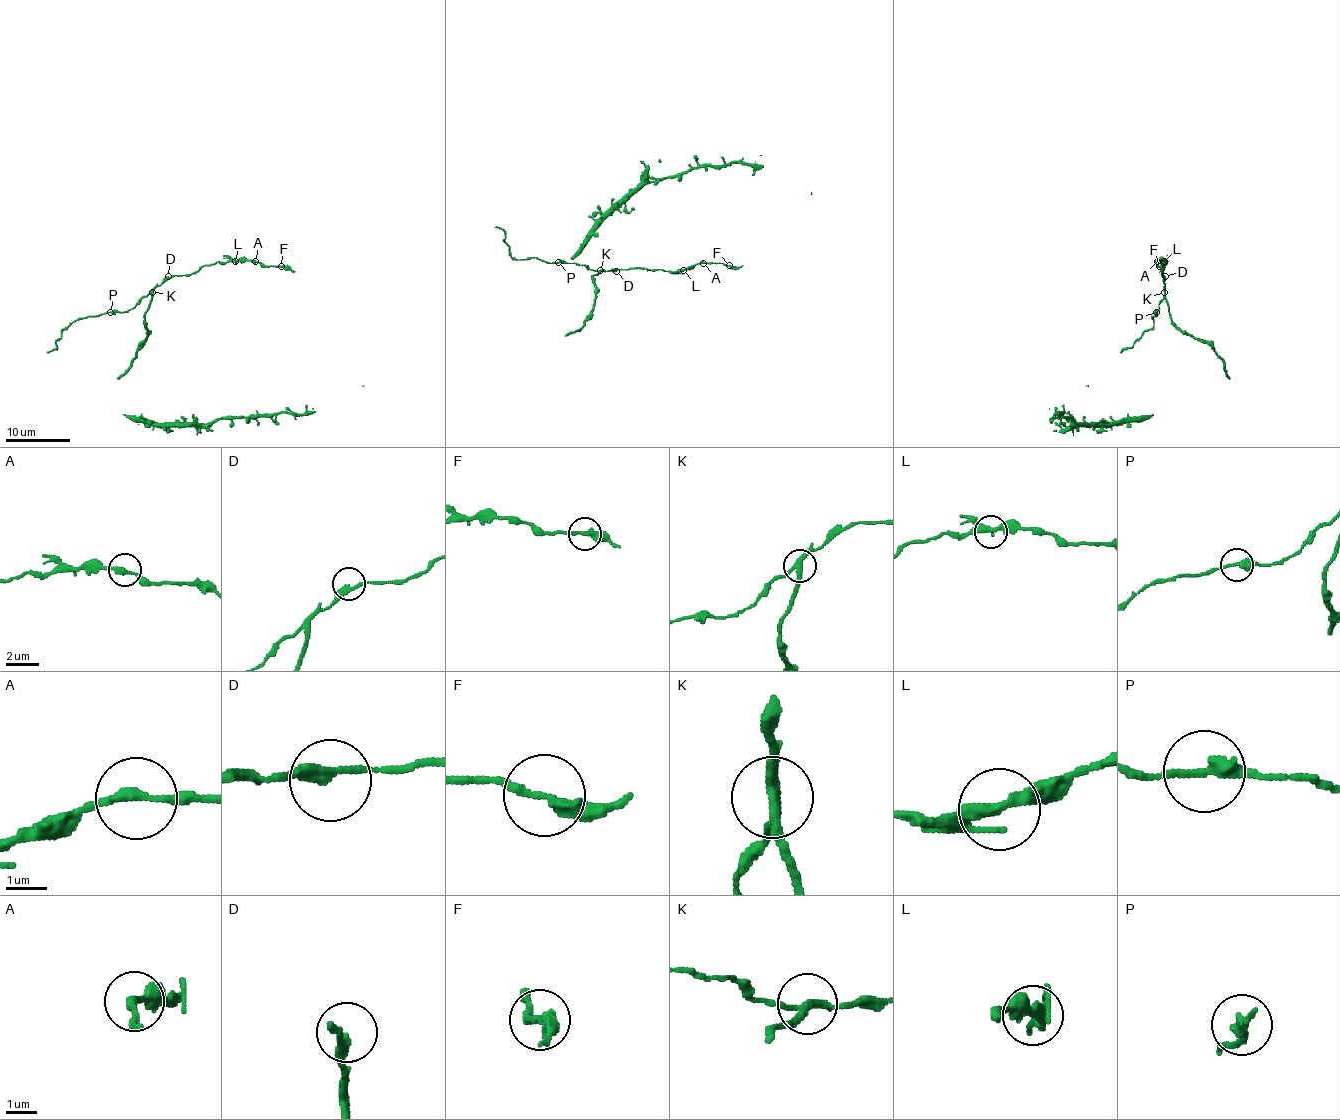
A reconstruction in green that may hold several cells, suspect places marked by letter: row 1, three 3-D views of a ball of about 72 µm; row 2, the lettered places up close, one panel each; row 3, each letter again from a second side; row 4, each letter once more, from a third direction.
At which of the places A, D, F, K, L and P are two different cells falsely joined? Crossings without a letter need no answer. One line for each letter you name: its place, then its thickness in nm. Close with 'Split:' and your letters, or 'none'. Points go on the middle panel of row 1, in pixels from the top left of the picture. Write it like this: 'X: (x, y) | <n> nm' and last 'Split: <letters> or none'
K: (600, 270) | 240 nm
Split: K

